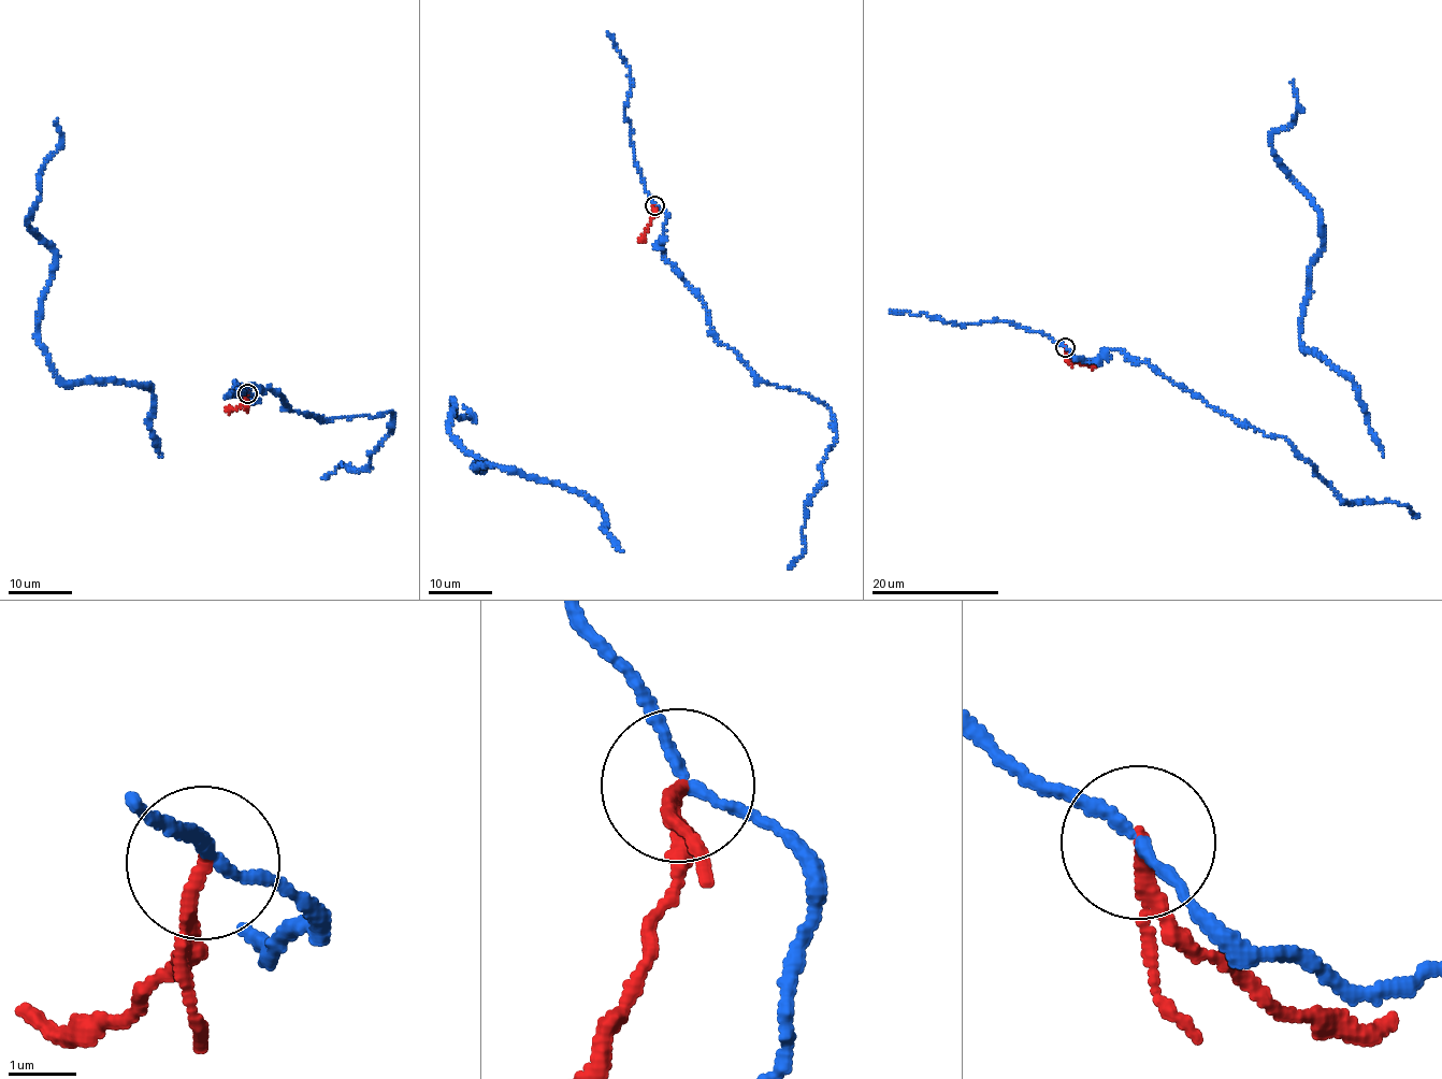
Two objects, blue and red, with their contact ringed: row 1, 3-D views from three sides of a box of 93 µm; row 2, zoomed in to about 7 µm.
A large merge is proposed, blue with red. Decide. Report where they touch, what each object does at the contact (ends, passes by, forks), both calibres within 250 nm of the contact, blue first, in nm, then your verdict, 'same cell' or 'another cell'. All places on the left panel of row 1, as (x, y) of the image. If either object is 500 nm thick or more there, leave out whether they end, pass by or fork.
place (247, 393); blue passes by; red ends; calibres 150 and 240 nm; another cell

